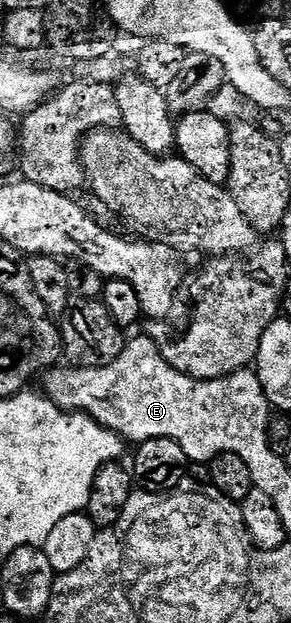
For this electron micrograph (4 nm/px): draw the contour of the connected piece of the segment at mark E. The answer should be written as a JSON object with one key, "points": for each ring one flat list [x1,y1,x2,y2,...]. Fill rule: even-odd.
{"points":[[141,334,134,340,132,337,126,343,123,354,119,354,119,358,115,358,115,362,107,366,102,368,56,366,44,373,43,380,45,380,44,395,65,411,90,416,125,442,171,438,179,442,179,446,183,446,183,454,187,454,192,463,209,464,228,452,237,456,237,444,241,444,241,432,245,432,245,428,253,428,253,424,261,424,263,431,269,431,271,405,265,397,265,391,256,371,232,372,221,380,192,380,167,362,167,358,160,353,159,346,148,334]]}

